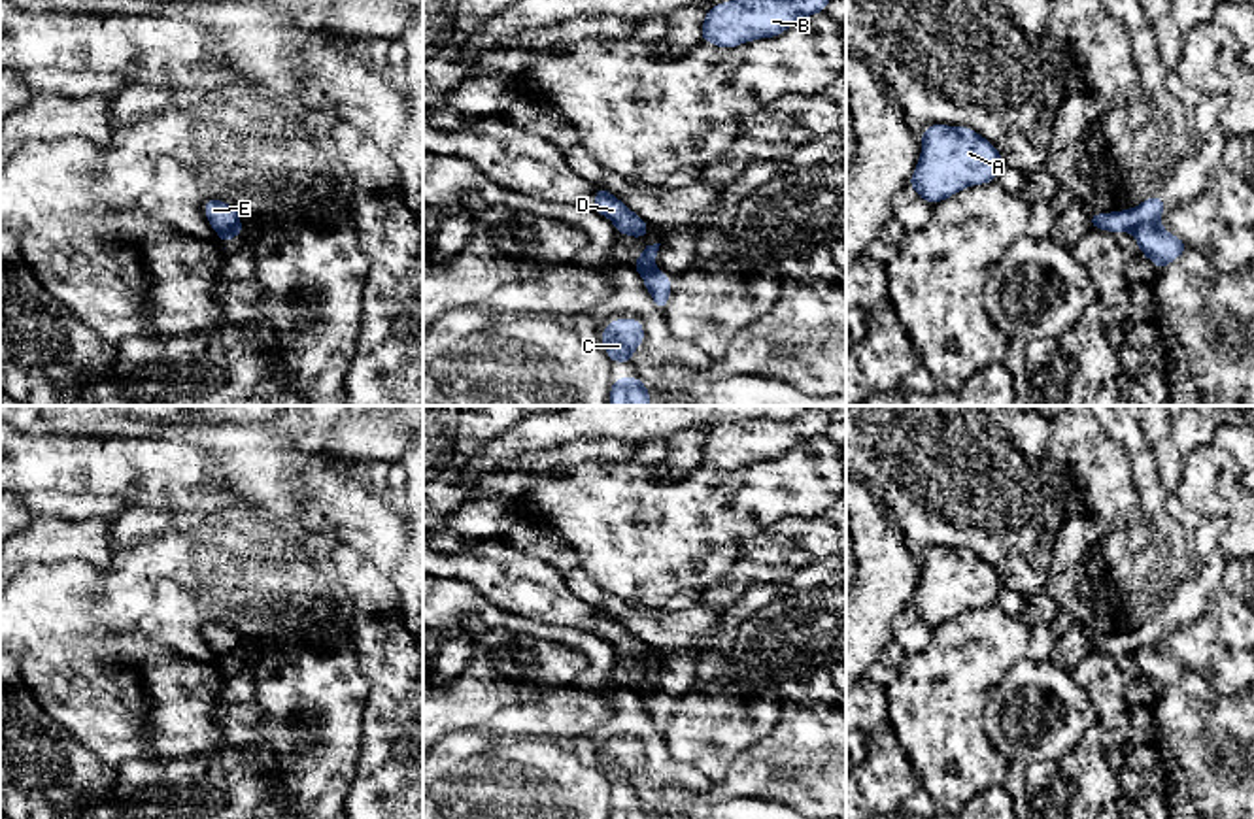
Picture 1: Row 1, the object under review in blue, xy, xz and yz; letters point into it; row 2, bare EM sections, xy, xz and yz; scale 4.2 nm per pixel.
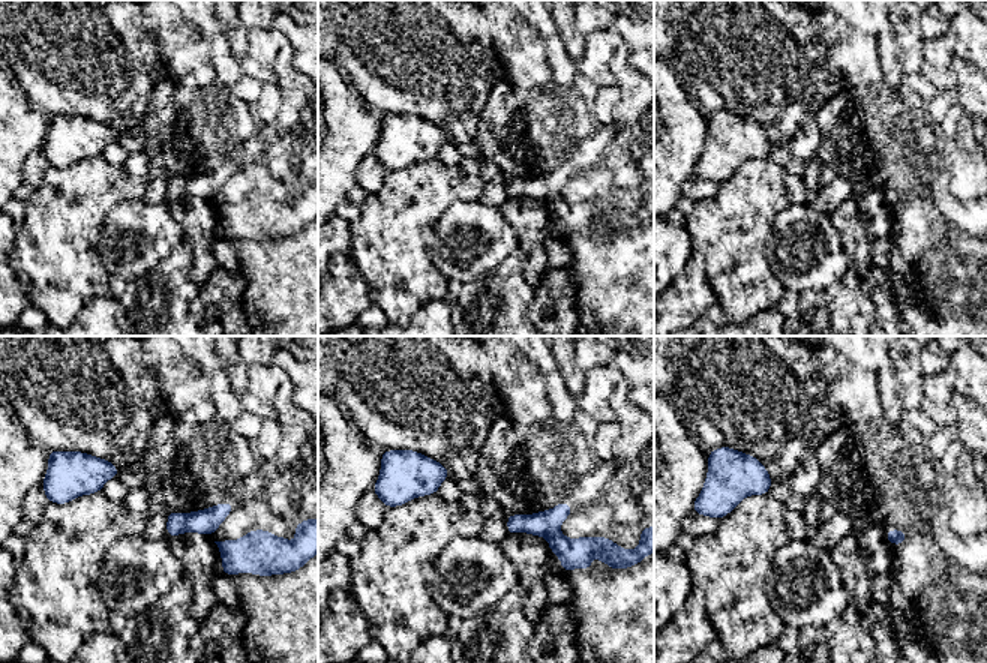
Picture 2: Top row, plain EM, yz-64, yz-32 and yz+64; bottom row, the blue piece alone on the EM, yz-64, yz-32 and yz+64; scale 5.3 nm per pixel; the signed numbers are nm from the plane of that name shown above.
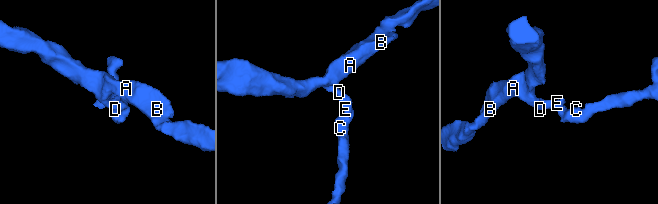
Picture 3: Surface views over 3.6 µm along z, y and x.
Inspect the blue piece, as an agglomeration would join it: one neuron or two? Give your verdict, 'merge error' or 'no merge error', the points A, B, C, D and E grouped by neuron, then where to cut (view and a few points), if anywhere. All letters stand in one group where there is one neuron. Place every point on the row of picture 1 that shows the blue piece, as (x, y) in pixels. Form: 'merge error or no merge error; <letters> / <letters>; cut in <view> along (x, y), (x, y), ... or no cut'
merge error; A B D E / C; cut in yz along (1154, 219), (1134, 233)

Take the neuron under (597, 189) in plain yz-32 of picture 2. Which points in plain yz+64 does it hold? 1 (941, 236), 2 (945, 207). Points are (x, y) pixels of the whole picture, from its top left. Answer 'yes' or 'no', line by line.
1: no
2: yes

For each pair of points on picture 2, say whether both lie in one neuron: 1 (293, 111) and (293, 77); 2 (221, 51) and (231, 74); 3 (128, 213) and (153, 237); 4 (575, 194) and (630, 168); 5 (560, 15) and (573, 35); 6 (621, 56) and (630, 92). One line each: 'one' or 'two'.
1: one
2: one
3: one
4: two
5: one
6: one

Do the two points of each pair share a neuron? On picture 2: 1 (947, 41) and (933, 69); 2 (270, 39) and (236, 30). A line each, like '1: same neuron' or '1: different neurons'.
1: same neuron
2: different neurons

